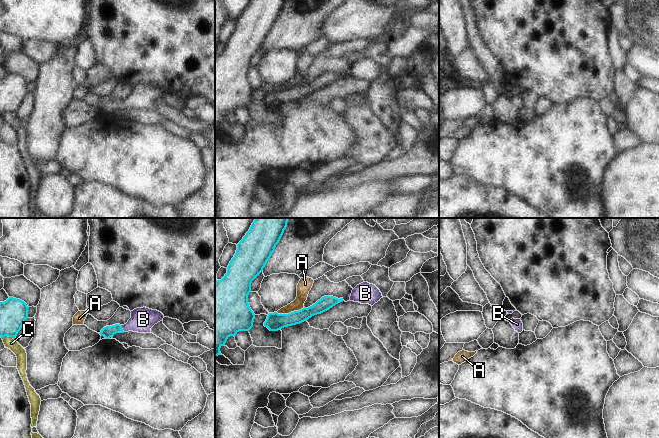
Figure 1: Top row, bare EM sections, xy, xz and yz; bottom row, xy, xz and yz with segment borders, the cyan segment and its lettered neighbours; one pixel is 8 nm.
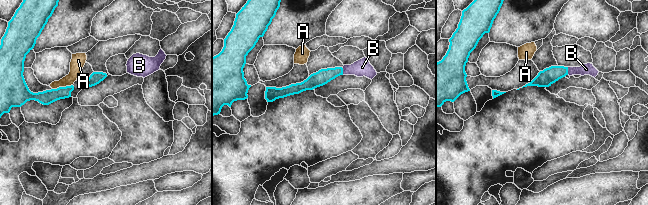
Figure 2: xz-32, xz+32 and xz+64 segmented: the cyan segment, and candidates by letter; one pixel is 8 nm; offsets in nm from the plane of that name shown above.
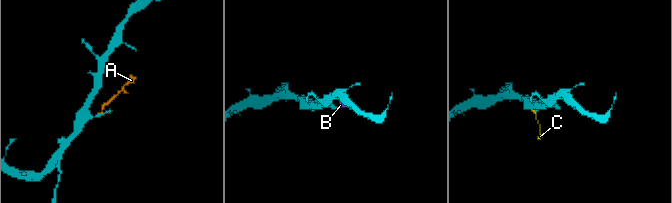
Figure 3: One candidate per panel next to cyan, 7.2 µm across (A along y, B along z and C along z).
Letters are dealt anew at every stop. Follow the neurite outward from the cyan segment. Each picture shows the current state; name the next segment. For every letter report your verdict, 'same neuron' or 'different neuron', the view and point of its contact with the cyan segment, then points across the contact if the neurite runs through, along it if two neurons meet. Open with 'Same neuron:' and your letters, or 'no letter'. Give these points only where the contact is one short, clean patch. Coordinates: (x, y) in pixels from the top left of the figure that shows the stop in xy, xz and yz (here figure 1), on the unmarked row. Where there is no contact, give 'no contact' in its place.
Same neuron: B
A: different neuron | xz (291, 88) | along xz (304, 83), (288, 89), (276, 88)
B: same neuron | xy (121, 104) | across xy (108, 107), (121, 104), (128, 103), (143, 95)
C: different neuron | xy (8, 112) | along xy (15, 112), (4, 112), (2, 114)

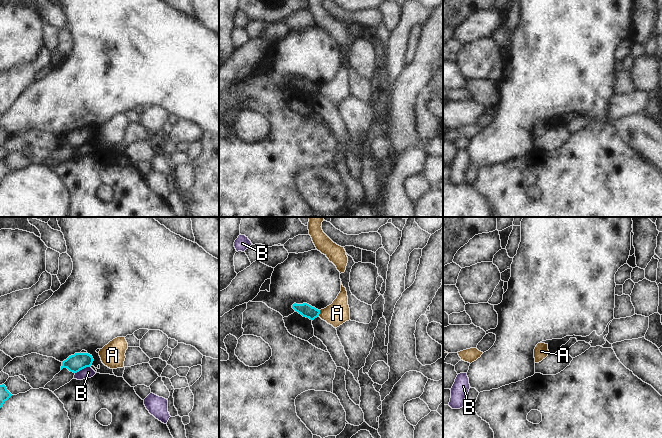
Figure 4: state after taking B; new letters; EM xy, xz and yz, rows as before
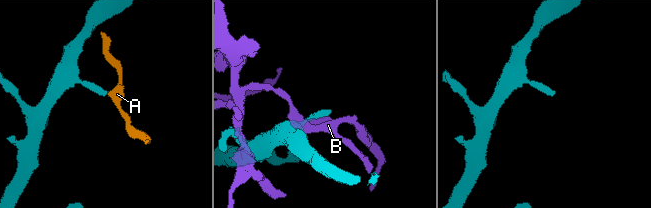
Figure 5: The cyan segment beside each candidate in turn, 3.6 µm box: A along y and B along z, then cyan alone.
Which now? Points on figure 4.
Same neuron: no letter
A: different neuron | xz (319, 89) | along xz (320, 86), (318, 91)
B: different neuron | xy (82, 144)

